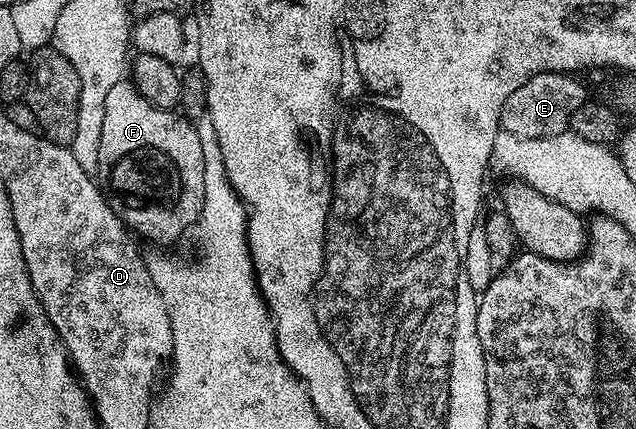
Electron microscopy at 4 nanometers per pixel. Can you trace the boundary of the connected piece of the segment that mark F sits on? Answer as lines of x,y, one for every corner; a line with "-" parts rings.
130,80
117,82
105,100
97,177
105,190
107,205
136,238
144,237
155,247
167,247
163,245
181,240
183,232
198,222
205,199
205,156
196,126
178,112
149,103

